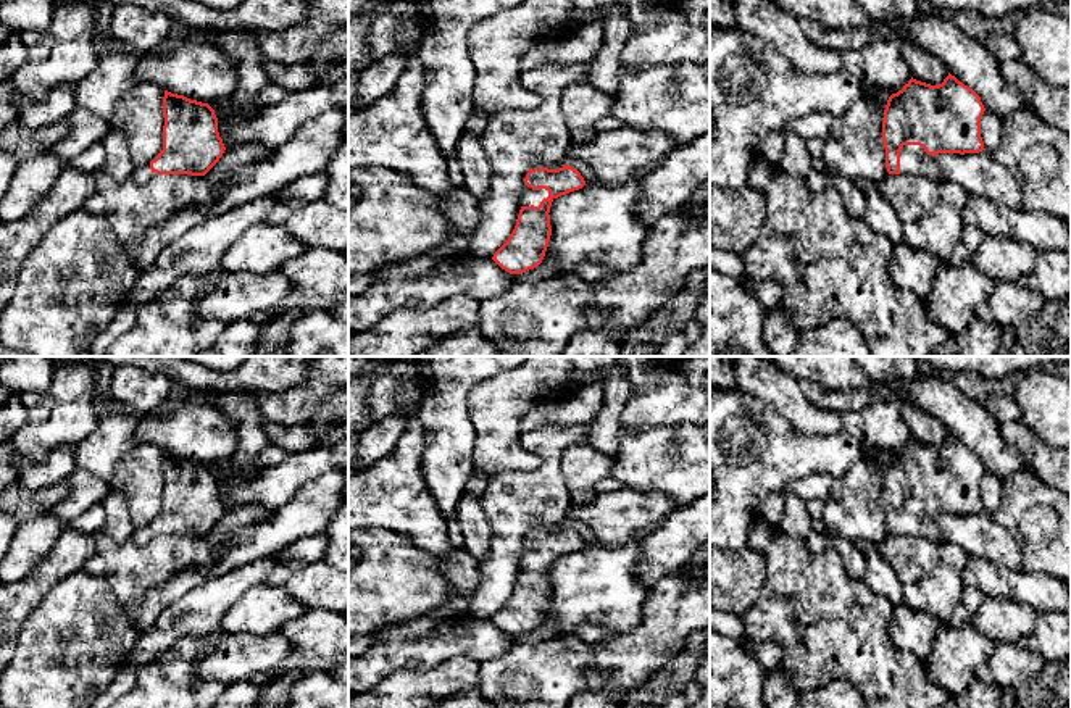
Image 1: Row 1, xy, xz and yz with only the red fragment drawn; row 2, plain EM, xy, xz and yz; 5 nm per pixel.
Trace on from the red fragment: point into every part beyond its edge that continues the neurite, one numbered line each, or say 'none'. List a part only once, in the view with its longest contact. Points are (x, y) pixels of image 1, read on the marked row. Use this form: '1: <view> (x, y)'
1: yz (913, 160)

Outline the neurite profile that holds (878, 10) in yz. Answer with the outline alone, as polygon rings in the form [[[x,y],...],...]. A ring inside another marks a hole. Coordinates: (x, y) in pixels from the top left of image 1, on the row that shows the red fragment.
[[[856,0],[860,8],[874,24],[882,24],[892,18],[913,18],[918,15],[916,0]]]

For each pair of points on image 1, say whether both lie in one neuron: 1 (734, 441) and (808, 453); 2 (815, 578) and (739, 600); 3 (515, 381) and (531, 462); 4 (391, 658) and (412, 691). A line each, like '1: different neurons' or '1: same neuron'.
1: same neuron
2: different neurons
3: same neuron
4: different neurons

